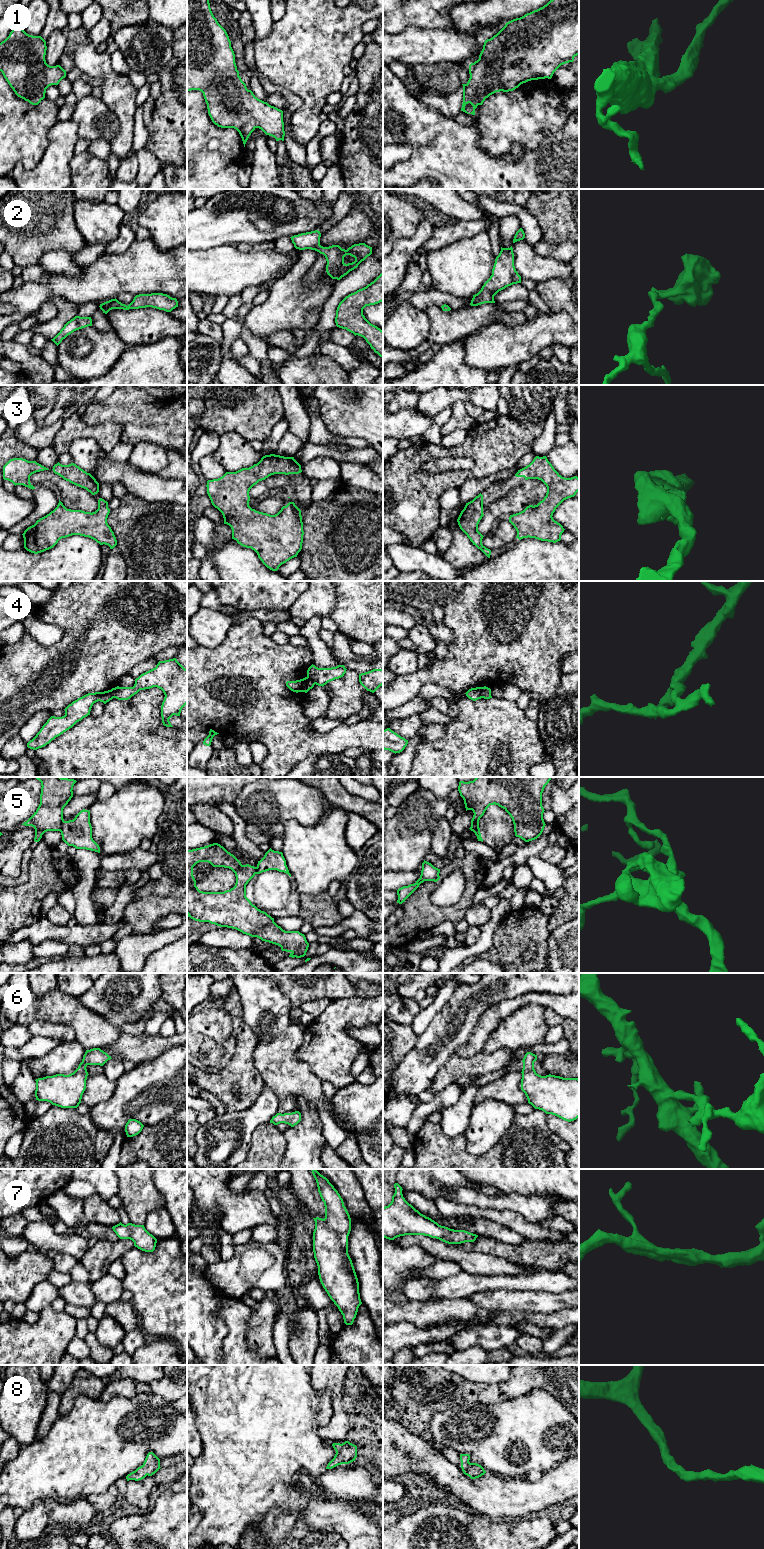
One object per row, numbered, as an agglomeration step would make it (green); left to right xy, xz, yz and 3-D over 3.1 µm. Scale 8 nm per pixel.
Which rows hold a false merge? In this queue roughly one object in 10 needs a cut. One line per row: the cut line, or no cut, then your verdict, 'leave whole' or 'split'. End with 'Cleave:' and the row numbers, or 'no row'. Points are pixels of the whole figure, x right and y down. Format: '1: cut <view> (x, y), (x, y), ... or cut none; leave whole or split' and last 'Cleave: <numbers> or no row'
1: cut none; leave whole
2: cut none; leave whole
3: cut none; leave whole
4: cut xy (116, 687), (114, 697); split
5: cut xy (63, 820), (59, 830); split
6: cut none; leave whole
7: cut none; leave whole
8: cut none; leave whole
Cleave: 4, 5

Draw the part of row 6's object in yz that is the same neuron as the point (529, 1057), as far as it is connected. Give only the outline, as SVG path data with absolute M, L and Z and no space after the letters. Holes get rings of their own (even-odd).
M527 1052L522 1060L521 1090L528 1103L546 1114L571 1122L579 1117L579 1079L541 1076L534 1069L537 1055Z

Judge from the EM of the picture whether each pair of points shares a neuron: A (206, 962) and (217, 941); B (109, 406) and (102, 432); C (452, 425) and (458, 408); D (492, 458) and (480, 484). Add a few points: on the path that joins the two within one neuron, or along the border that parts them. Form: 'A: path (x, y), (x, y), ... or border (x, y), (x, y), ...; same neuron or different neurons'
A: border (197, 944), (218, 948), (234, 948), (237, 950); different neurons
B: border (82, 419), (87, 424), (116, 422), (121, 438); different neurons
C: path (456, 421), (458, 419), (458, 412); same neuron
D: border (505, 469), (487, 476), (469, 478), (461, 487); different neurons

